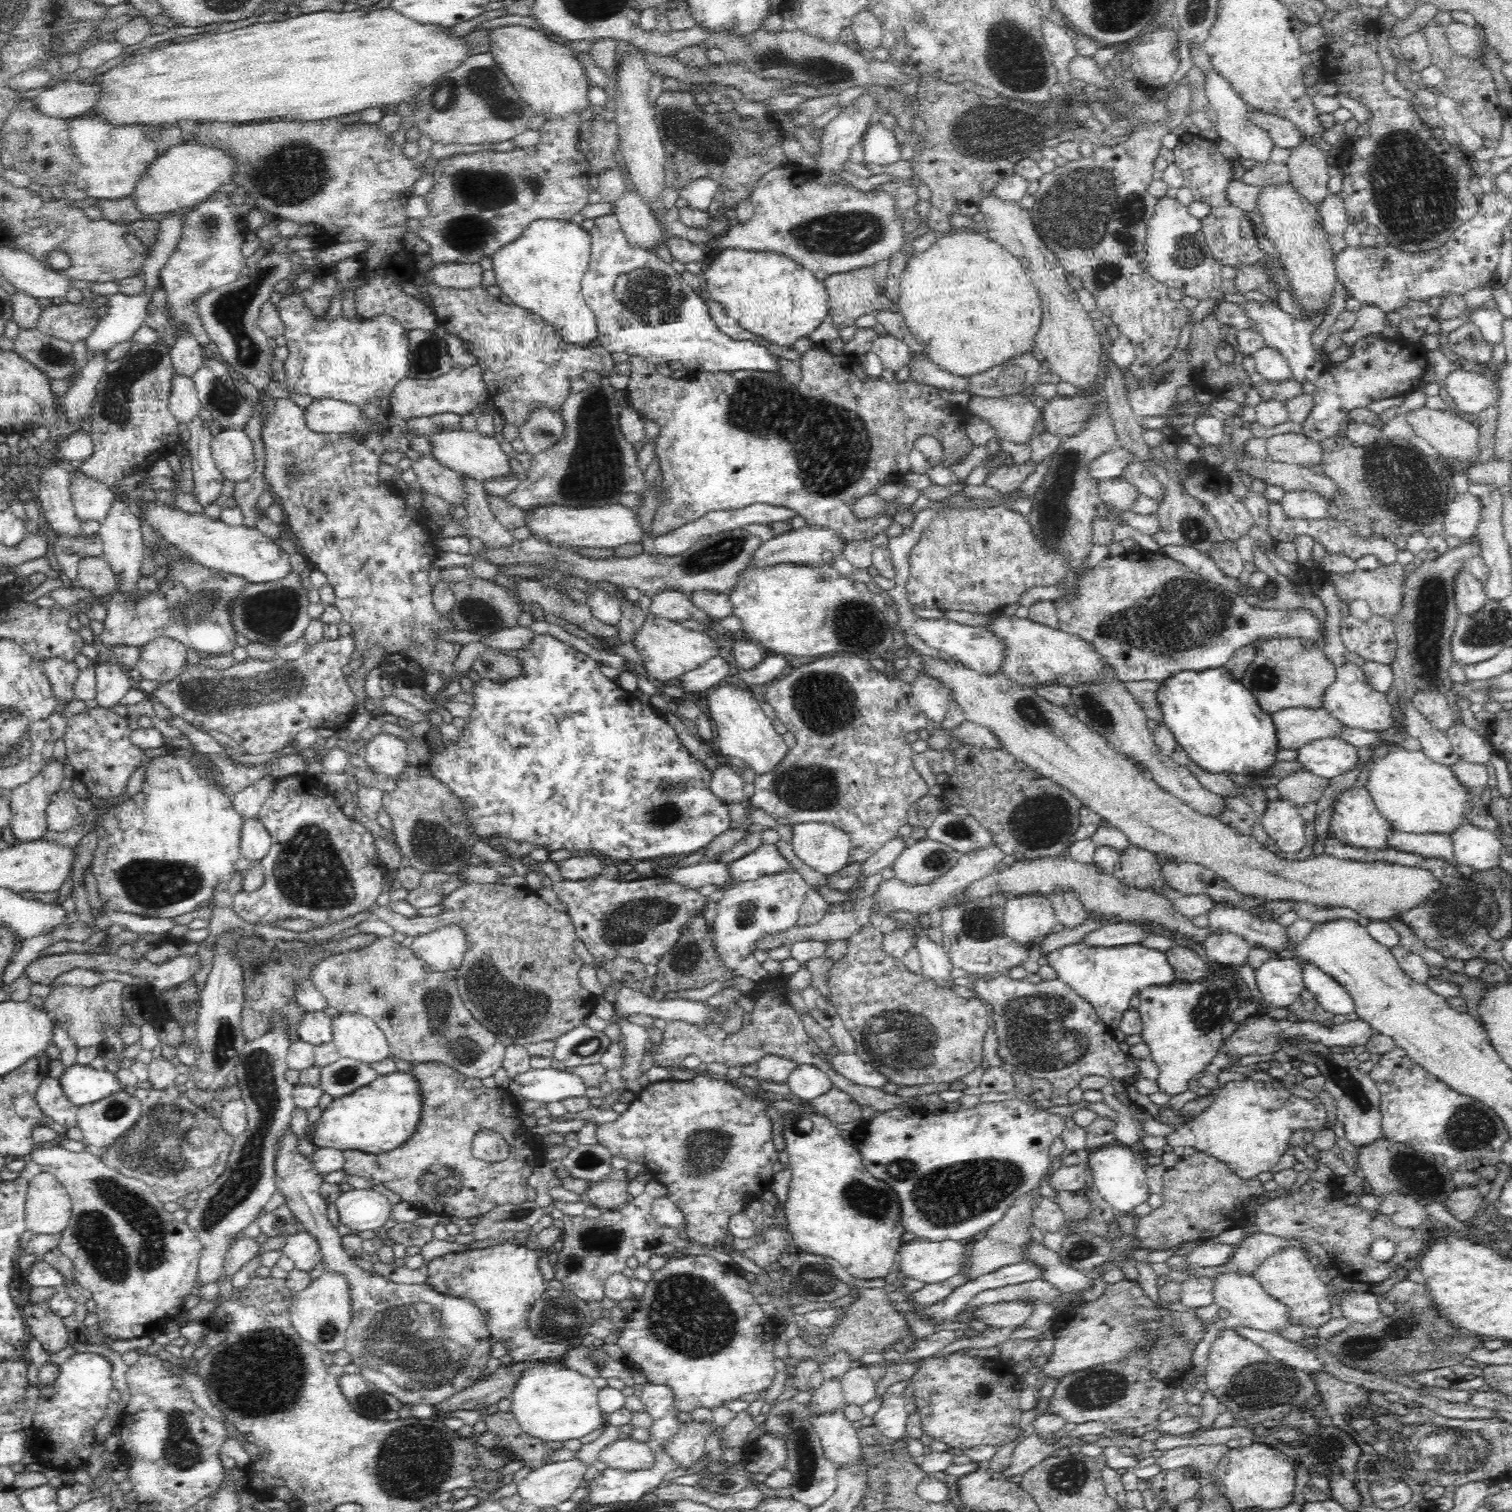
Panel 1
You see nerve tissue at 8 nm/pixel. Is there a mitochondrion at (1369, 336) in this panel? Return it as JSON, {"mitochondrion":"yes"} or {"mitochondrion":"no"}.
{"mitochondrion":"no"}

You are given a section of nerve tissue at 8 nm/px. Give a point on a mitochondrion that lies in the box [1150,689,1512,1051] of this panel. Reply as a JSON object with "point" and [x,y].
{"point":[1460,912]}

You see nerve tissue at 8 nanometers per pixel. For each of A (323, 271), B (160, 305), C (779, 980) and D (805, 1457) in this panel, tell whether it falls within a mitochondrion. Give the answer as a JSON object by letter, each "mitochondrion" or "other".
{"A":"other","B":"other","C":"other","D":"mitochondrion"}

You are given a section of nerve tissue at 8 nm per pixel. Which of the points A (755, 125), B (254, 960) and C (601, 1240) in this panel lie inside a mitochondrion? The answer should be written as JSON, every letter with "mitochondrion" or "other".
{"A":"other","B":"mitochondrion","C":"mitochondrion"}

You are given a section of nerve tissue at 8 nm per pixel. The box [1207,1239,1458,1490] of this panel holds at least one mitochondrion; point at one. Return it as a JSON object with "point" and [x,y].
{"point":[1367,1347]}

